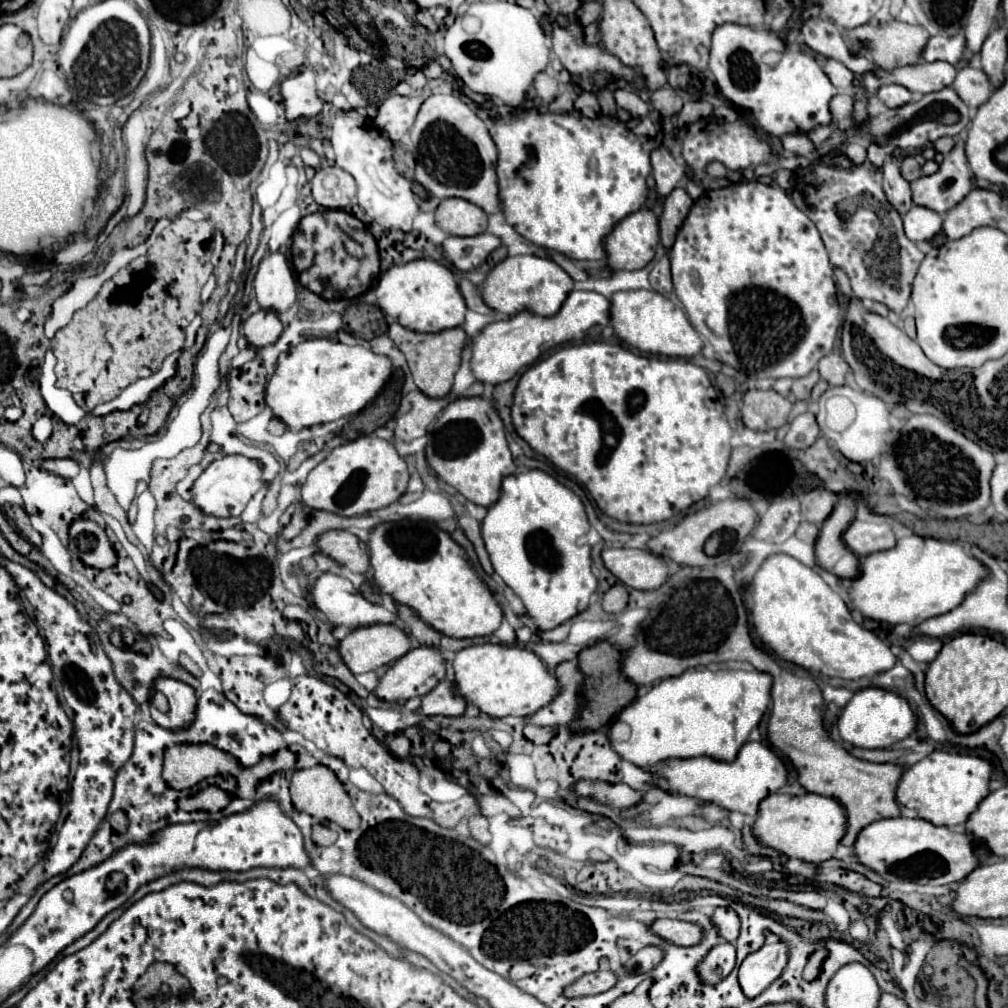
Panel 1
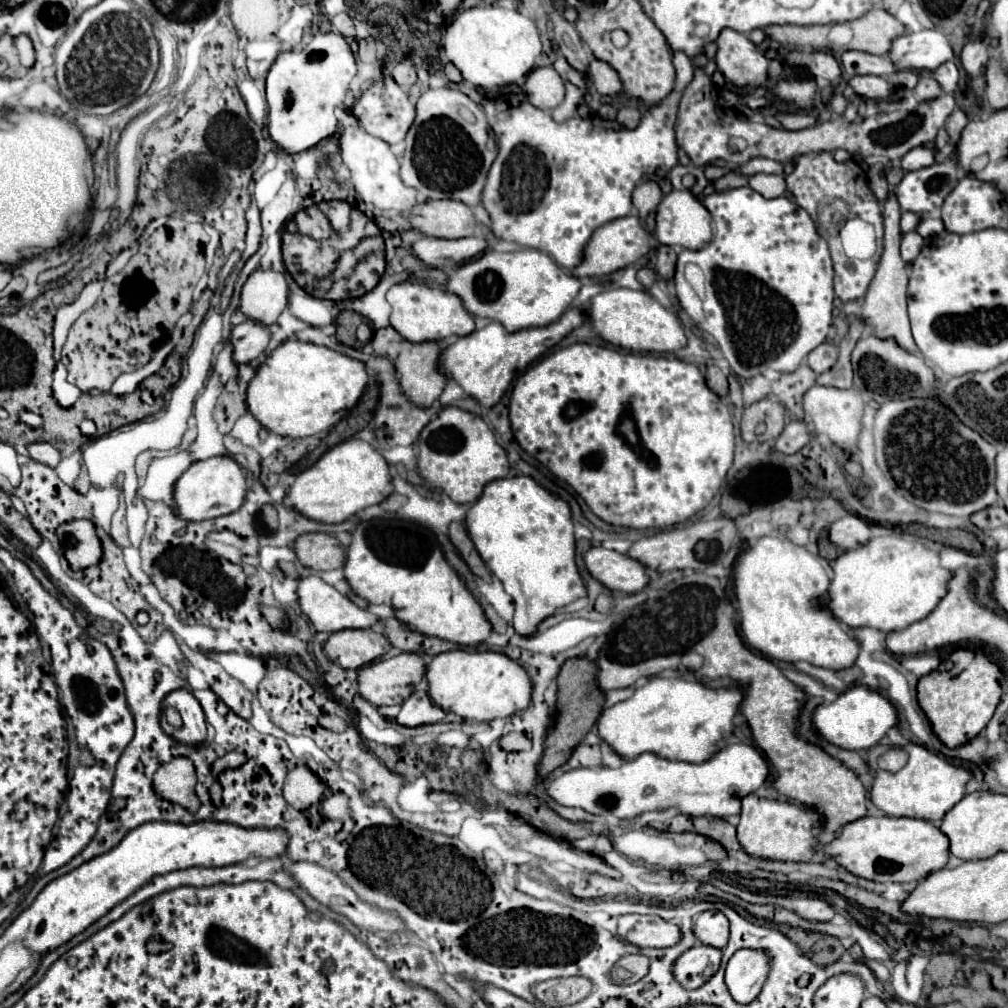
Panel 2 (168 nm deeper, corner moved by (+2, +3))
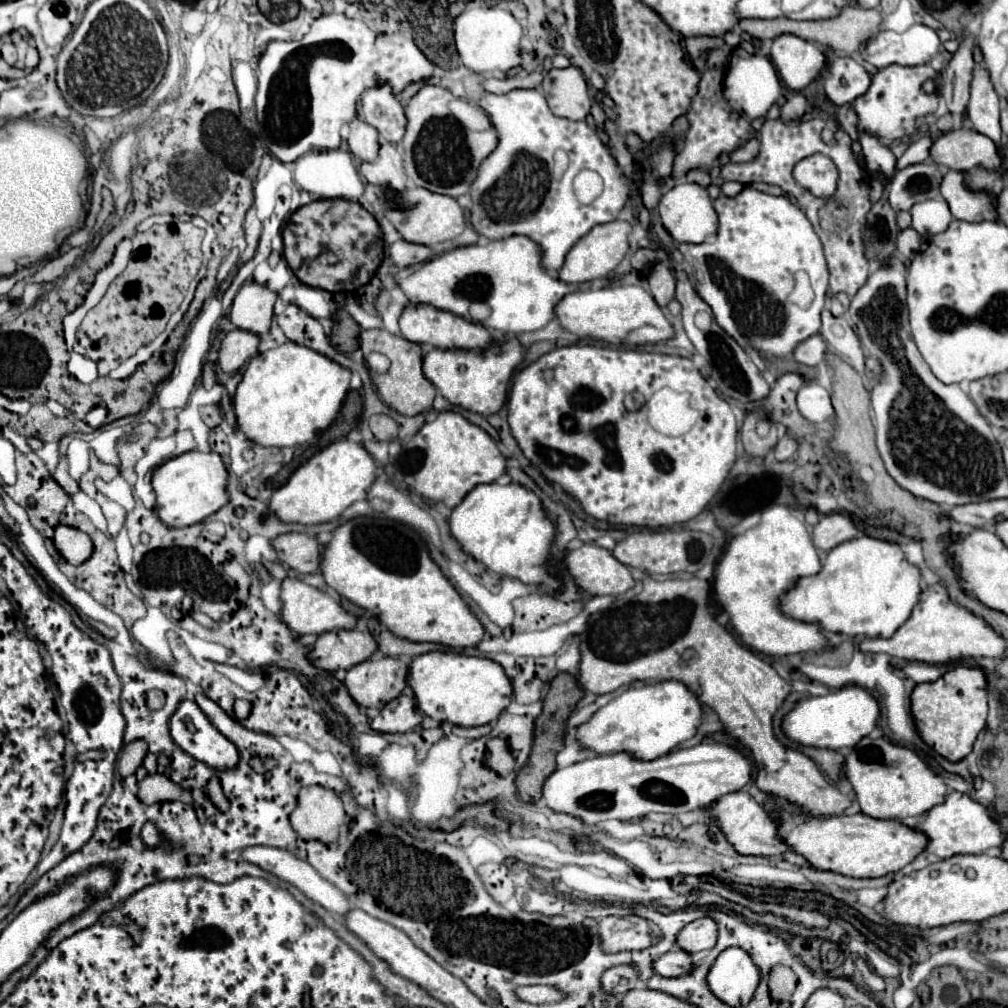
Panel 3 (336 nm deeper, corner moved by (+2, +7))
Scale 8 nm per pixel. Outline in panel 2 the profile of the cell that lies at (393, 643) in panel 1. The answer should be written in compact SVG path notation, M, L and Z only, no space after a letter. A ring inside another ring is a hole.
M343 629L337 633L331 633L329 639L323 645L323 651L327 655L329 661L337 663L343 669L359 669L371 661L375 661L377 657L385 655L389 651L389 641L385 639L383 633L373 633L371 629Z

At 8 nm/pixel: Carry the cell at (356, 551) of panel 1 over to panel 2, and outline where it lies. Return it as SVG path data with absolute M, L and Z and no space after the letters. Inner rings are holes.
M307 533L293 543L293 551L303 567L317 571L341 569L345 563L345 549L327 533Z

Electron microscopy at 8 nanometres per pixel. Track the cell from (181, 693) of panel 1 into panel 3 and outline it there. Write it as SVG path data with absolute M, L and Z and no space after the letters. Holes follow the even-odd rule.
M181 701L177 711L171 715L169 721L171 737L173 741L191 757L197 761L207 763L209 767L215 769L225 769L225 767L235 767L239 759L239 751L229 739L225 739L207 719L207 715L197 707L195 701ZM189 717L195 731L189 733L183 725L183 719Z

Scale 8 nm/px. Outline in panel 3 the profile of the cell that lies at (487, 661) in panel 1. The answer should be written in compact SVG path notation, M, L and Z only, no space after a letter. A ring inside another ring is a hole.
M433 651L415 657L409 665L409 683L421 713L463 727L477 727L497 719L513 701L513 685L499 663L453 651Z

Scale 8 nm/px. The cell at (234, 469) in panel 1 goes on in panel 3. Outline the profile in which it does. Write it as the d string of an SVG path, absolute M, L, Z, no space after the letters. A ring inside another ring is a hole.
M189 451L169 459L153 473L153 491L157 495L155 511L159 519L163 519L169 527L185 527L207 519L209 515L217 513L223 505L227 505L227 479L229 473L219 453Z

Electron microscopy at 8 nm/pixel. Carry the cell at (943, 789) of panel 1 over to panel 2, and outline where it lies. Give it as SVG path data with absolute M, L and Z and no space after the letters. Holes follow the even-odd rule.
M907 743L903 749L907 751L909 761L895 775L877 769L877 757L885 751L885 745L875 745L873 749L869 749L865 761L869 769L875 773L873 785L869 791L871 803L891 817L913 817L913 819L925 819L925 821L941 819L955 803L959 803L965 797L965 785L971 779L971 773L963 767L955 767L947 763L943 757L929 753L921 745Z

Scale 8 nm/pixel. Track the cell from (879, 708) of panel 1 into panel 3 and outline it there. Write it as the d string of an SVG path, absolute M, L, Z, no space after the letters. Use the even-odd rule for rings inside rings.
M847 685L831 691L829 695L799 701L795 709L783 719L783 729L787 737L801 745L843 749L855 747L863 737L867 737L871 729L875 729L879 715L881 715L879 703L863 687Z

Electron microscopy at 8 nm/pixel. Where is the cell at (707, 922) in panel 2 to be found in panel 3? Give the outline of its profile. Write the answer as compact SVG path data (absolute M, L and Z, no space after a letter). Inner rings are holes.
M701 917L701 919L695 919L681 929L681 933L677 935L677 945L683 951L697 953L697 951L715 947L717 935L719 935L717 923L711 917Z

